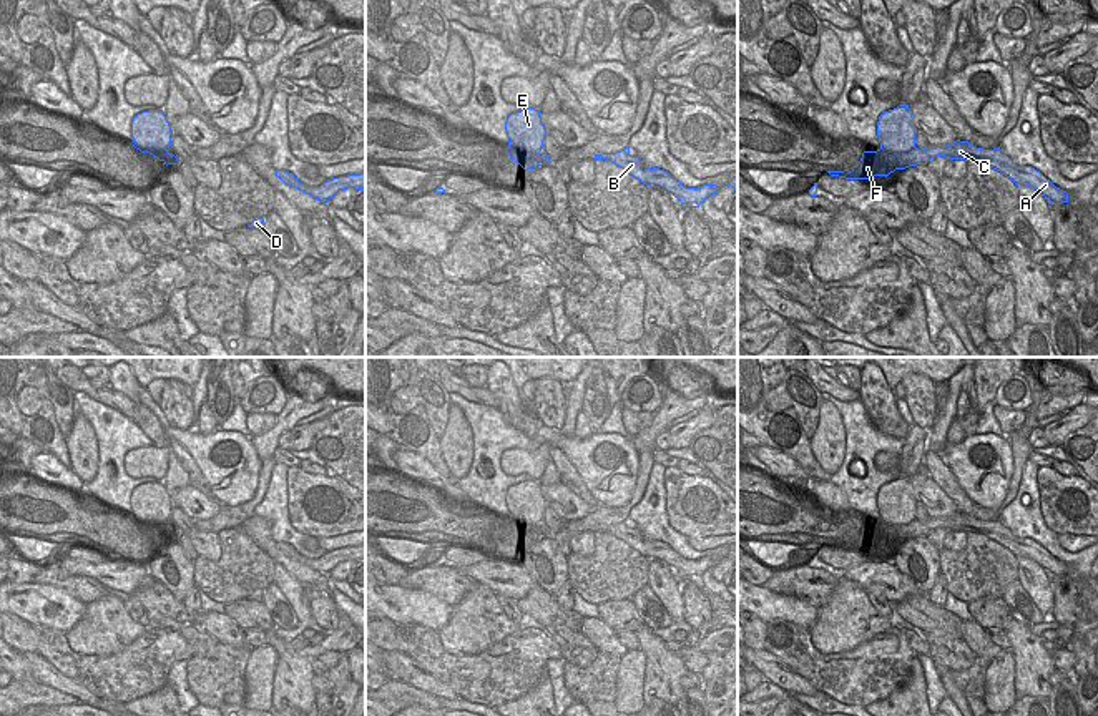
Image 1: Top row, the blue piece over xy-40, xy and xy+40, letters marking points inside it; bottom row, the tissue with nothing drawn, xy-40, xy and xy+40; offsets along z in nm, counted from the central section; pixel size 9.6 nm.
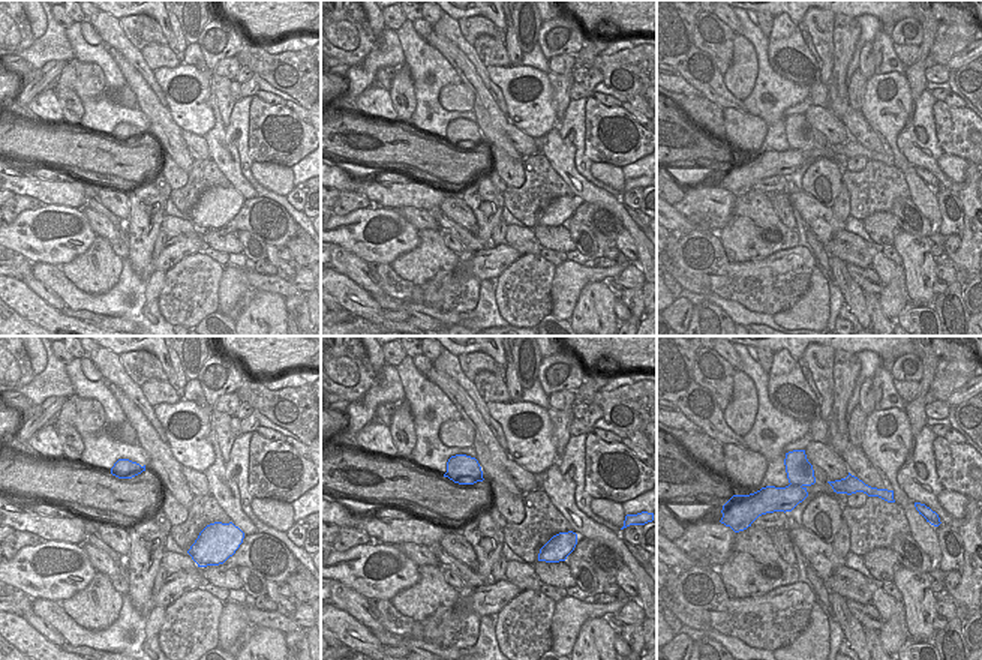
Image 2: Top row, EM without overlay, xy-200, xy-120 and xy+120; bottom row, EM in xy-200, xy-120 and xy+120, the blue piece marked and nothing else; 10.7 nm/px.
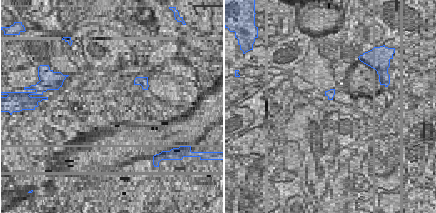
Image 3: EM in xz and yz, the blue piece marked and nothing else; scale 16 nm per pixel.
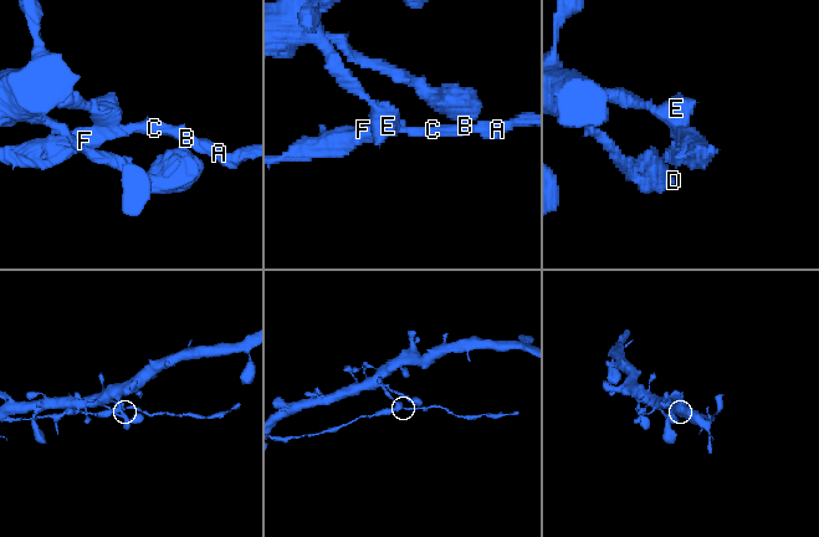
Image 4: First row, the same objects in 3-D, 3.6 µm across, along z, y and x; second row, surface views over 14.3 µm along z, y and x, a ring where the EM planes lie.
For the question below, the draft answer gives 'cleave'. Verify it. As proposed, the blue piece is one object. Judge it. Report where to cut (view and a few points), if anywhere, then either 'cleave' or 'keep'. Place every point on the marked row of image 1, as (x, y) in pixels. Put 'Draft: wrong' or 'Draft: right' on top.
Draft: right
cut xy+40 (914, 147), (906, 152), (881, 150); cleave

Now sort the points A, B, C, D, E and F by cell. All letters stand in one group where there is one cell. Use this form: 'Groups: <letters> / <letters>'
Groups: A B C F / D E

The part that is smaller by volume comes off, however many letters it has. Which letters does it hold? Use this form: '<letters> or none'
A, B, C, F

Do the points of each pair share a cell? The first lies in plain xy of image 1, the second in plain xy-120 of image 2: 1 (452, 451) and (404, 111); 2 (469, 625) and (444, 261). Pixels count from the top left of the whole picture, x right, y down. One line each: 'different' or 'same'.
1: same
2: same

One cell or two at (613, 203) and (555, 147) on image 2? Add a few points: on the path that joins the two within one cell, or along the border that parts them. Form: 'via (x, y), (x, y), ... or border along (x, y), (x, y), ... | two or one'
via (595, 194), (588, 192), (564, 165) | one

